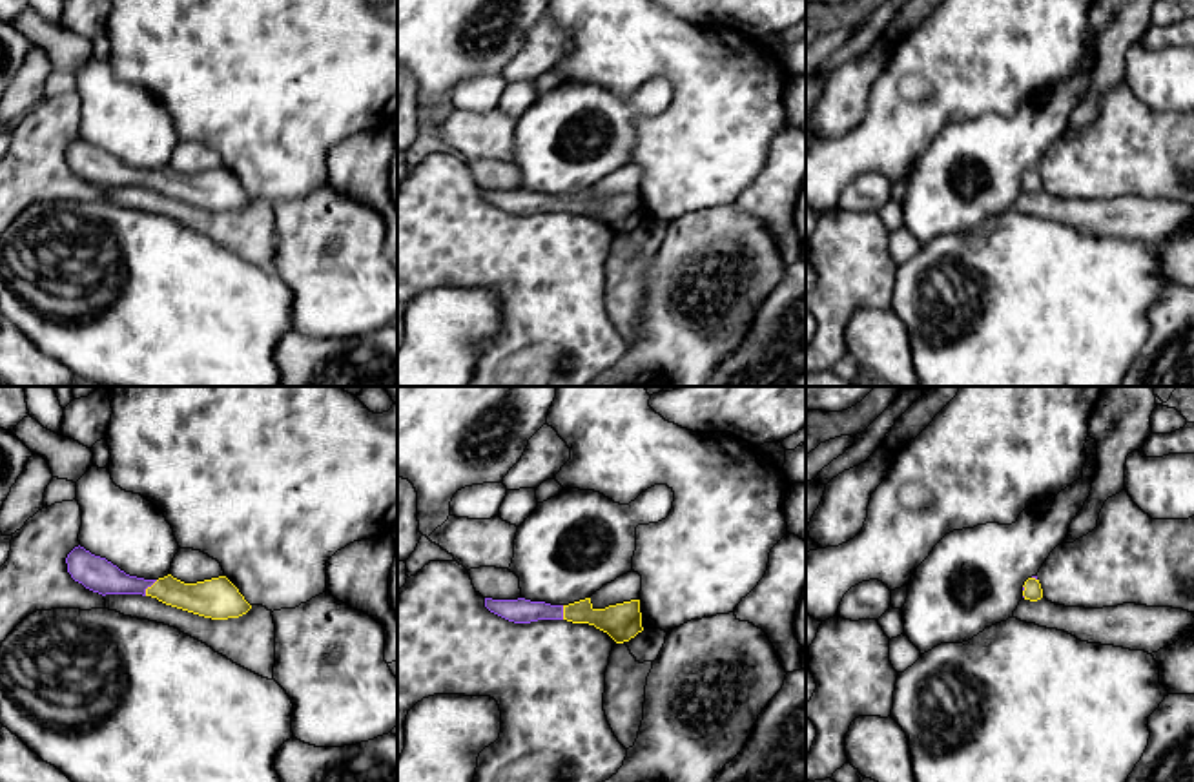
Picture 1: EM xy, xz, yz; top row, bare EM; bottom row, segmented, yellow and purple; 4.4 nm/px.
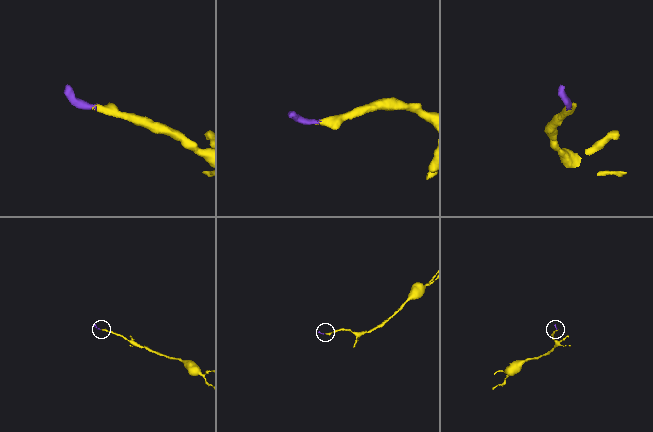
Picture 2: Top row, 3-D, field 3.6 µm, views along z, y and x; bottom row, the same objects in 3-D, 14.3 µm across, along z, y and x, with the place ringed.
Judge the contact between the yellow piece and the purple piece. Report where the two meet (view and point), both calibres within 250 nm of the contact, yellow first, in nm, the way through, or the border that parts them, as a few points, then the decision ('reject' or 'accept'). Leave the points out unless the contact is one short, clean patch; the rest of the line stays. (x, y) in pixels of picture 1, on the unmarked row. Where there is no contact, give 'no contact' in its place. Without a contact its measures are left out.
contact xy (148, 179); calibres 150 and 150 nm; way xy (203, 190), (148, 179), (113, 174), (95, 164); accept

